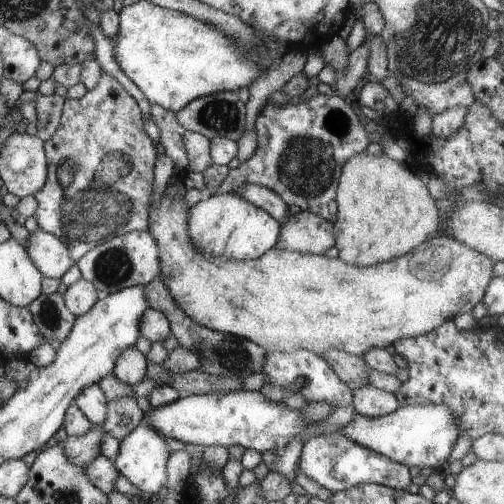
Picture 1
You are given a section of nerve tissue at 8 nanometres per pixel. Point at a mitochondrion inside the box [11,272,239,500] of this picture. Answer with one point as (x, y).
(48, 313)

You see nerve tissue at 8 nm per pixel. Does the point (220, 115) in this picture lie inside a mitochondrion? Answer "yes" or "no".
yes

